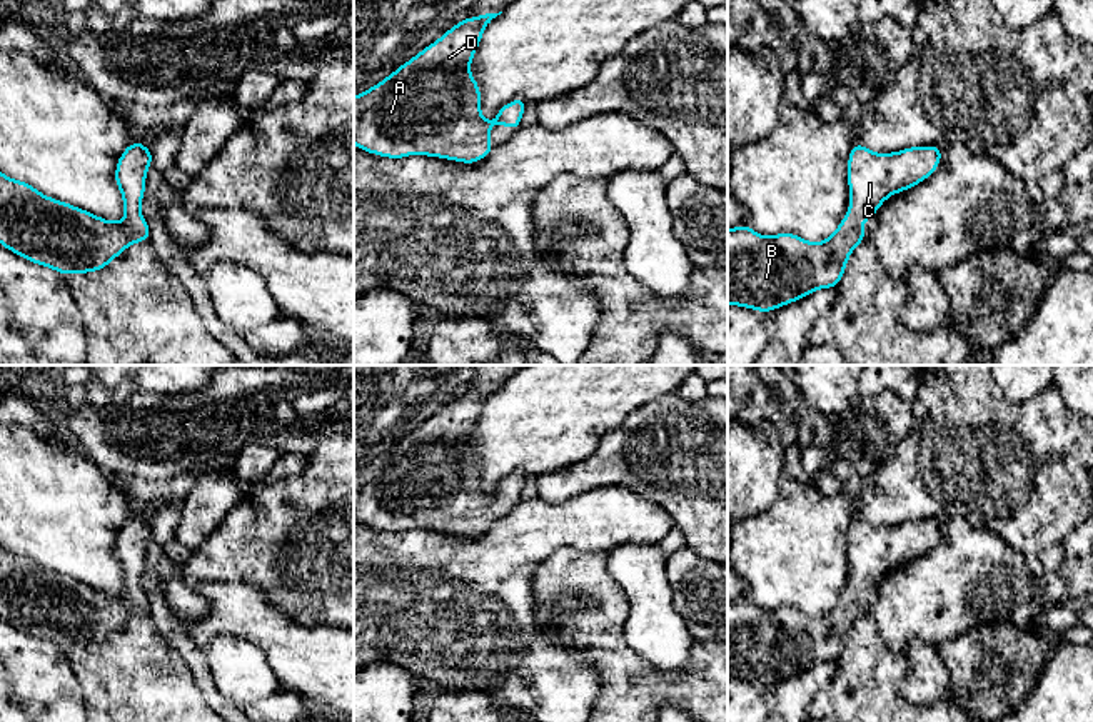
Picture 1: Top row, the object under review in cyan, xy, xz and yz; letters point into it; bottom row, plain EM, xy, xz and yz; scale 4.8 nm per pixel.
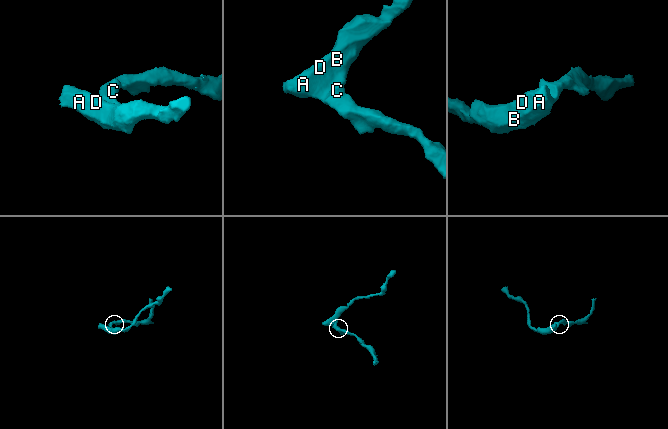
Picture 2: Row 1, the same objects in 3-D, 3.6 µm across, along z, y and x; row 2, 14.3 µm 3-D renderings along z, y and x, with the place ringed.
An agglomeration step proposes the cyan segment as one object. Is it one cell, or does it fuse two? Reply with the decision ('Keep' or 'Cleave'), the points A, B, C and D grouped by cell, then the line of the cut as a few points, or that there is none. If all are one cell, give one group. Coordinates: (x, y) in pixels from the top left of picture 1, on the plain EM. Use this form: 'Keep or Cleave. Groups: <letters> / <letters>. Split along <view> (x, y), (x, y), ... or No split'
Keep. Groups: A B C D. No split

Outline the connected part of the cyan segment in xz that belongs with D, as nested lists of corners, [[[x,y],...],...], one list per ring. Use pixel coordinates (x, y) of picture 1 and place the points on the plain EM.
[[[486,387],[457,395],[387,452],[354,470],[354,517],[357,522],[387,532],[422,527],[476,537],[496,520],[486,509],[497,497],[504,497],[509,504],[519,502],[529,475],[514,472],[499,482],[494,494],[486,495],[481,490],[481,462],[469,447],[484,402],[501,387]]]

